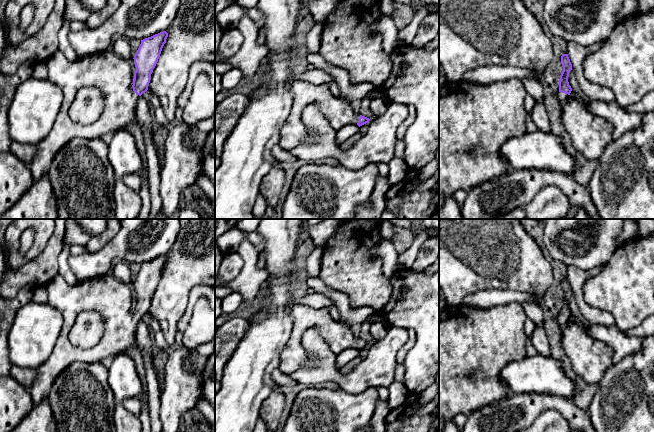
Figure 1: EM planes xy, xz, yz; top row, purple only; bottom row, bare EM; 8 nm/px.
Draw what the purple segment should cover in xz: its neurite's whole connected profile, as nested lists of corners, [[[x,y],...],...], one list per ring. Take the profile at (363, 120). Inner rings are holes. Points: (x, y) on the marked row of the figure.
[[[296,80],[290,85],[290,92],[293,104],[281,128],[278,143],[285,151],[320,140],[319,131],[308,130],[302,121],[302,112],[309,104],[317,105],[334,133],[344,126],[357,124],[360,127],[370,121],[369,118],[355,113],[351,102],[335,97],[327,84],[314,85],[308,81]]]

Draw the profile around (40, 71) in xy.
[[[45,62],[35,64],[32,77],[40,80],[46,80],[48,78],[48,68]]]

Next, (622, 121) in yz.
[[[591,101],[585,104],[591,113],[607,120],[613,125],[613,140],[621,137],[626,131],[640,126],[643,121],[643,114],[627,112],[615,101]]]

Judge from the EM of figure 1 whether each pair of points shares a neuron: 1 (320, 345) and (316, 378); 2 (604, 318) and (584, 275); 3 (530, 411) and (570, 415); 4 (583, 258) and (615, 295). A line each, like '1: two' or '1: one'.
1: one
2: one
3: one
4: two

